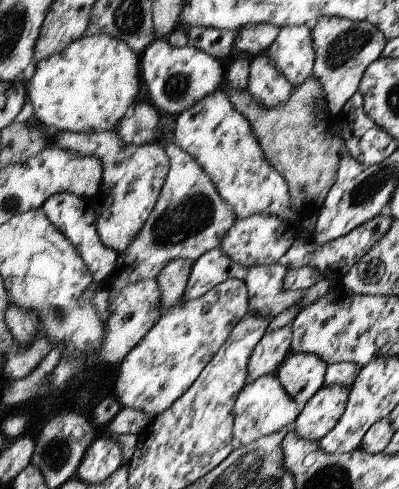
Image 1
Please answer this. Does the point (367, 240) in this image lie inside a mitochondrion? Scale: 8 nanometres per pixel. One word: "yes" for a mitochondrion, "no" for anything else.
no

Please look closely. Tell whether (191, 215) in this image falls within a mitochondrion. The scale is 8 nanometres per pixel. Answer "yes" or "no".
yes

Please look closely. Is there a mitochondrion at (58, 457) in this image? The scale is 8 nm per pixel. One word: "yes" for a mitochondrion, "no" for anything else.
yes

